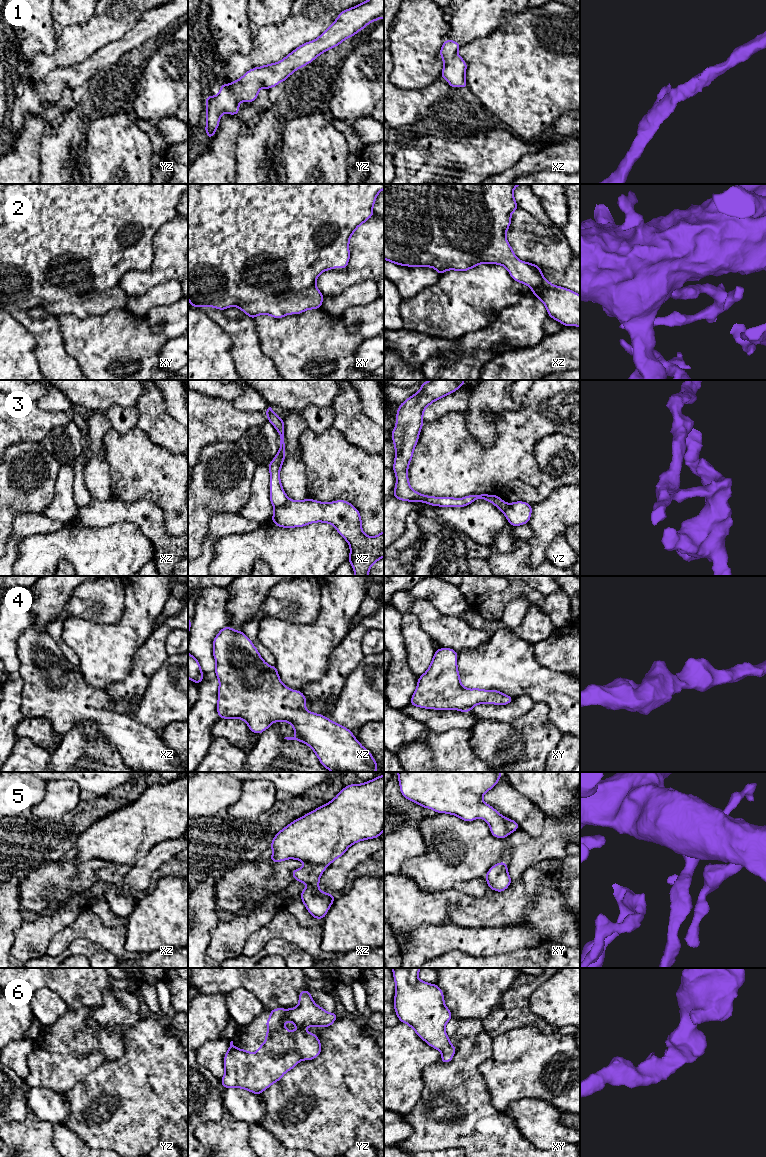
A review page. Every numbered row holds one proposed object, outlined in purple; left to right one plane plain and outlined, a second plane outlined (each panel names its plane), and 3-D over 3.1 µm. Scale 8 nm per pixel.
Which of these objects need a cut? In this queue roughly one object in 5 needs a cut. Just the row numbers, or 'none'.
3

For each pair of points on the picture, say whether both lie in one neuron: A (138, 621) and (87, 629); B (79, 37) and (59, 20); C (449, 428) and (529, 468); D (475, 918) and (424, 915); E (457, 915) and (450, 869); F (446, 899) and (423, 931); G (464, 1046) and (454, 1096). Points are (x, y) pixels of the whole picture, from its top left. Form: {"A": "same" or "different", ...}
{"A": "same", "B": "different", "C": "same", "D": "same", "E": "different", "F": "different", "G": "same"}

